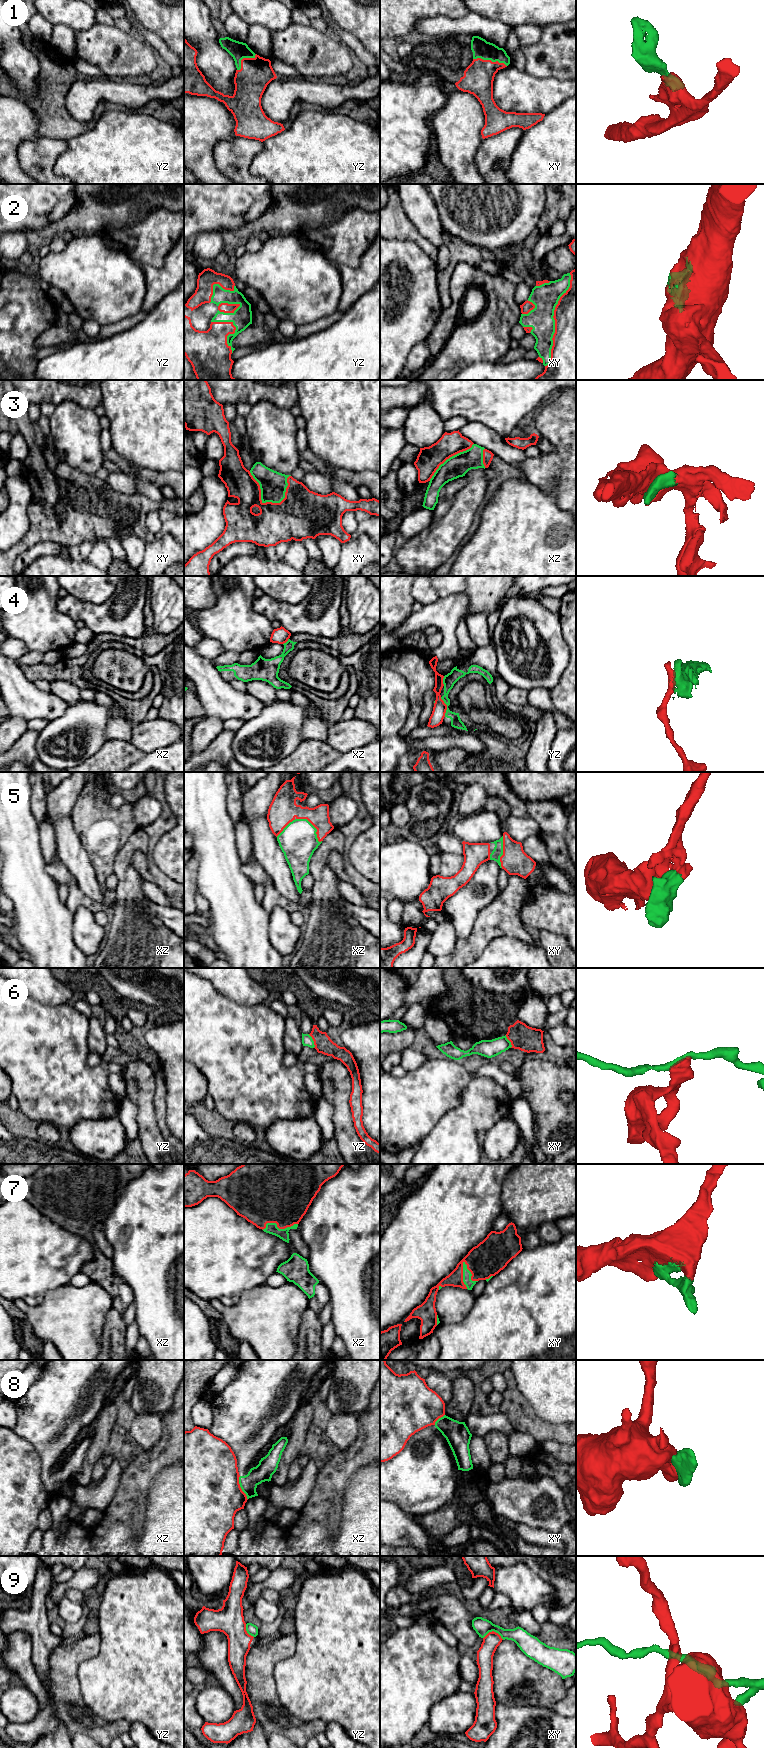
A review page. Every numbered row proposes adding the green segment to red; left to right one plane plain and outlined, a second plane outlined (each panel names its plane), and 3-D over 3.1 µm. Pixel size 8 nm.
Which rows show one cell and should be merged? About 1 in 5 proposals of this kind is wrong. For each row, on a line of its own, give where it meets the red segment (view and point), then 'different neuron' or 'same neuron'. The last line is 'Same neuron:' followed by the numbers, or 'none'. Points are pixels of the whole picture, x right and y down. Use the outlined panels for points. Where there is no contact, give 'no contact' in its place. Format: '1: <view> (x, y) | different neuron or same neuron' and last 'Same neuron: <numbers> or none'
1: xy (490, 60) | same neuron
2: xy (554, 319) | same neuron
3: xy (260, 498) | same neuron
4: yz (446, 707) | different neuron
5: xz (303, 818) | same neuron
6: yz (313, 1040) | different neuron
7: xy (462, 1275) | same neuron
8: xz (240, 1488) | different neuron
9: xy (493, 1631) | different neuron
Same neuron: 1, 2, 3, 5, 7

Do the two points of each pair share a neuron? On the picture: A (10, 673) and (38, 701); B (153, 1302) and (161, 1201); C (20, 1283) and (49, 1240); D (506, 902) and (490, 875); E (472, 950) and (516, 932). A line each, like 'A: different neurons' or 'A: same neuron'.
A: same neuron
B: same neuron
C: same neuron
D: different neurons
E: same neuron

